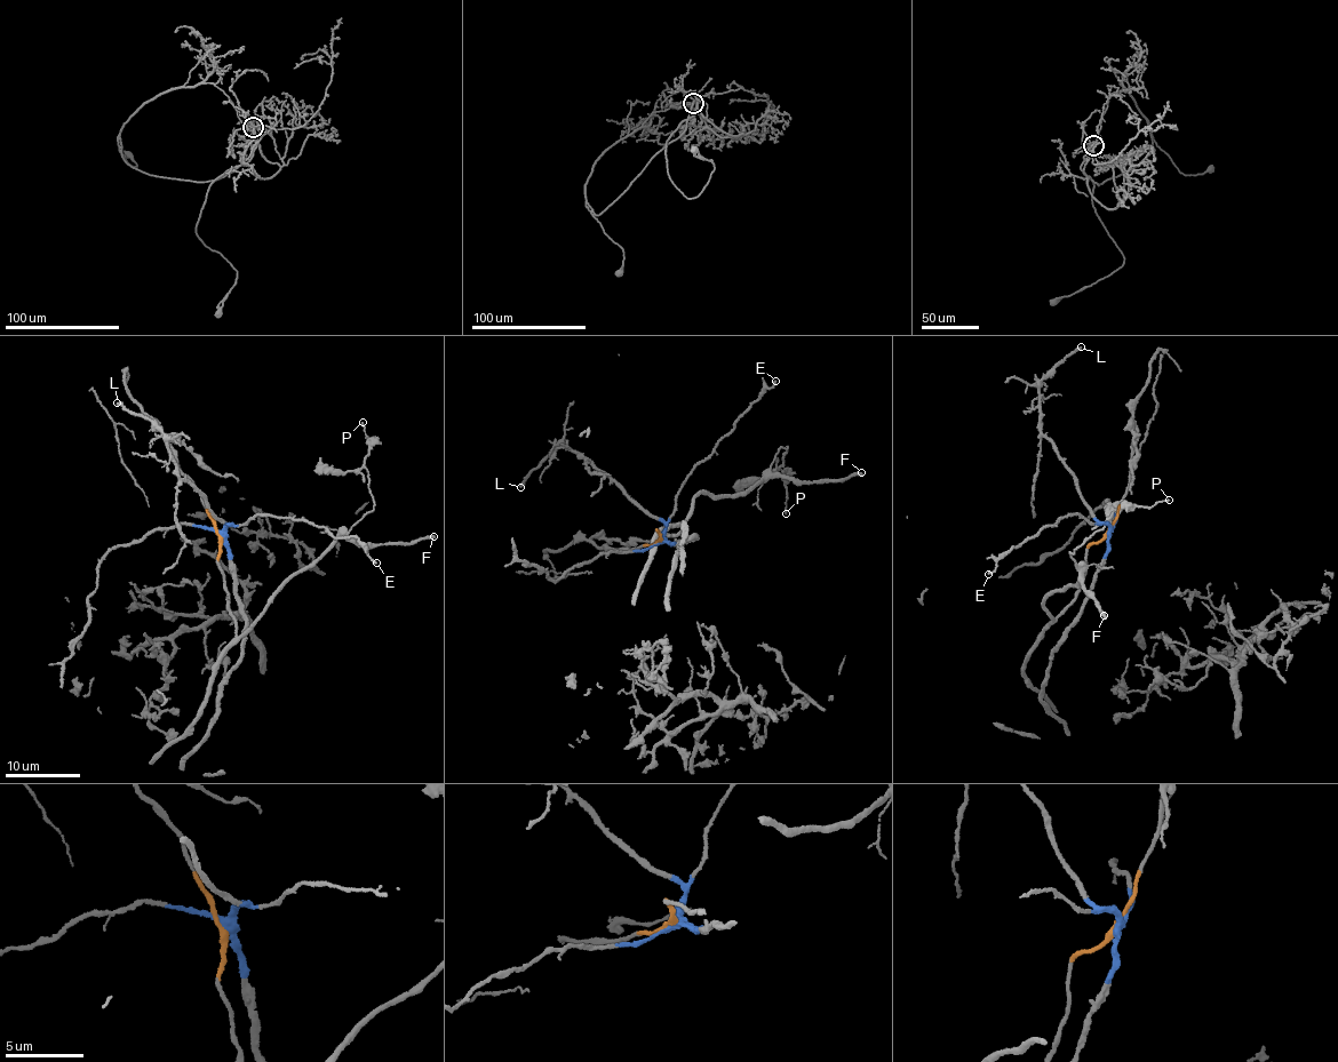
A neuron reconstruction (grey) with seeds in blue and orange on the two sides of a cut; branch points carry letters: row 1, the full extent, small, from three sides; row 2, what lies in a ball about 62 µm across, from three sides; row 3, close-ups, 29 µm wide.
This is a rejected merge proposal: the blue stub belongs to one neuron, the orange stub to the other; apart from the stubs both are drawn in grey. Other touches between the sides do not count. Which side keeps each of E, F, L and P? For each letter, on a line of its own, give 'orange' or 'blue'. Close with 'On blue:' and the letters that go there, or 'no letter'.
E: blue
F: orange
L: blue
P: orange
On blue: E, L

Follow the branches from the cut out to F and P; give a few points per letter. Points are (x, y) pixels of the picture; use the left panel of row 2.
F: (220, 534), (223, 588), (237, 636), (251, 627), (293, 575), (311, 567), (339, 539), (383, 544), (435, 536)
P: (220, 534), (237, 636), (293, 575), (372, 511), (364, 460), (372, 444), (361, 422)

